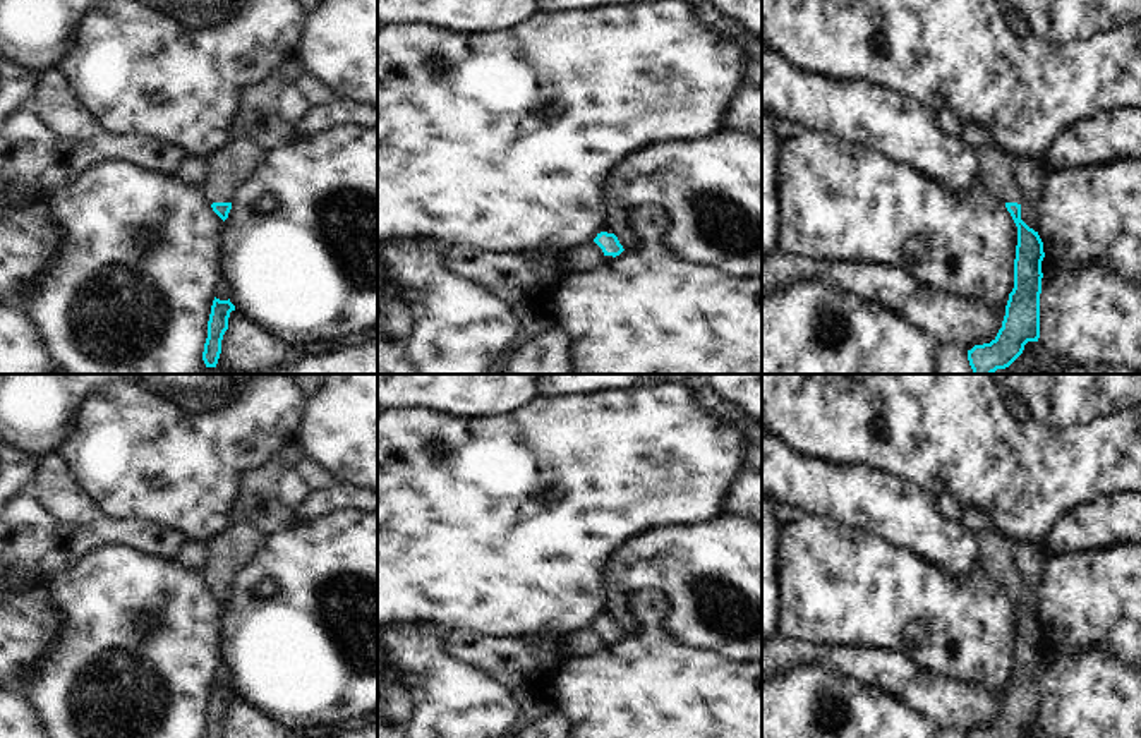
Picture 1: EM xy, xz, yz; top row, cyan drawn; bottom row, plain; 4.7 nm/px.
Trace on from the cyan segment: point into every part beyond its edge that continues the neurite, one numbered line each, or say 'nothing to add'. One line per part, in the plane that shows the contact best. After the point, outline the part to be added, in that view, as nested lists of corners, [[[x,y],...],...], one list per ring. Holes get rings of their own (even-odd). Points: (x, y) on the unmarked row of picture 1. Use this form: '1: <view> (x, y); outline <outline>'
1: xz (604, 611); outline [[[607,604],[601,609],[601,613],[599,613],[599,616],[594,620],[594,623],[595,623],[601,616],[614,618]],[[594,623],[590,625],[590,628],[601,637],[602,645],[611,645],[613,640],[606,640],[606,638],[602,637],[602,633],[594,626]]]

